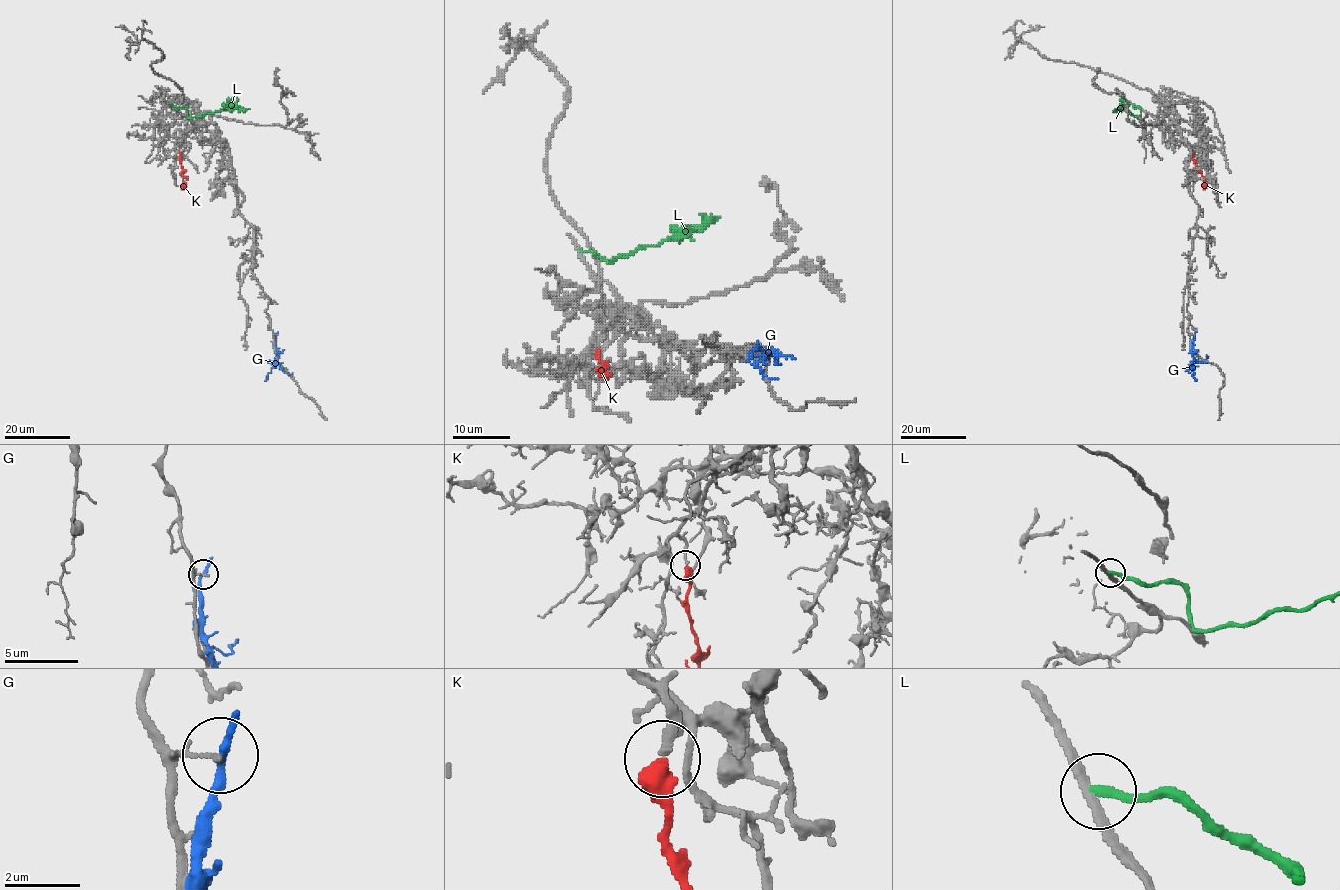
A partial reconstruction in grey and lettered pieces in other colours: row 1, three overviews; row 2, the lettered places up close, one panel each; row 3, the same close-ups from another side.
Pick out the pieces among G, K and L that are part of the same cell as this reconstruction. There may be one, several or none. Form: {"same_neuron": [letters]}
{"same_neuron": ["K"]}

